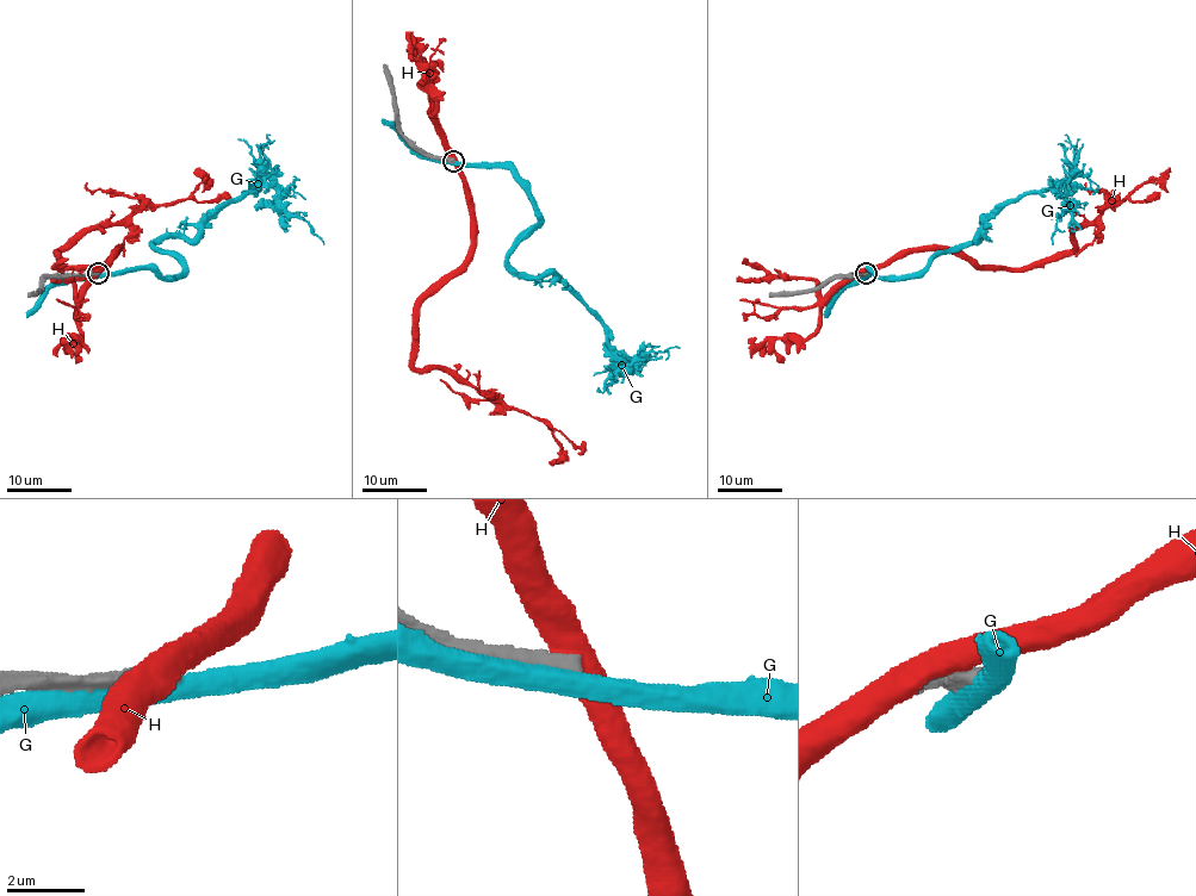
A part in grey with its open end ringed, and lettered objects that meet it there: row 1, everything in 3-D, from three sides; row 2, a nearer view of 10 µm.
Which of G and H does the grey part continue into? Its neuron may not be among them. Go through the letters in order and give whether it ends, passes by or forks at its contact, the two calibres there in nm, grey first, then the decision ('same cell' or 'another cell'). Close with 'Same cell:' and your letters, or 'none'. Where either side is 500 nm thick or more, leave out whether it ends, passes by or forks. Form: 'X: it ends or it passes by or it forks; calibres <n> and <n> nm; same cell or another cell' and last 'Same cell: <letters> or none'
G: calibres 420 and 500 nm; another cell
H: calibres 480 and 550 nm; another cell
Same cell: none

